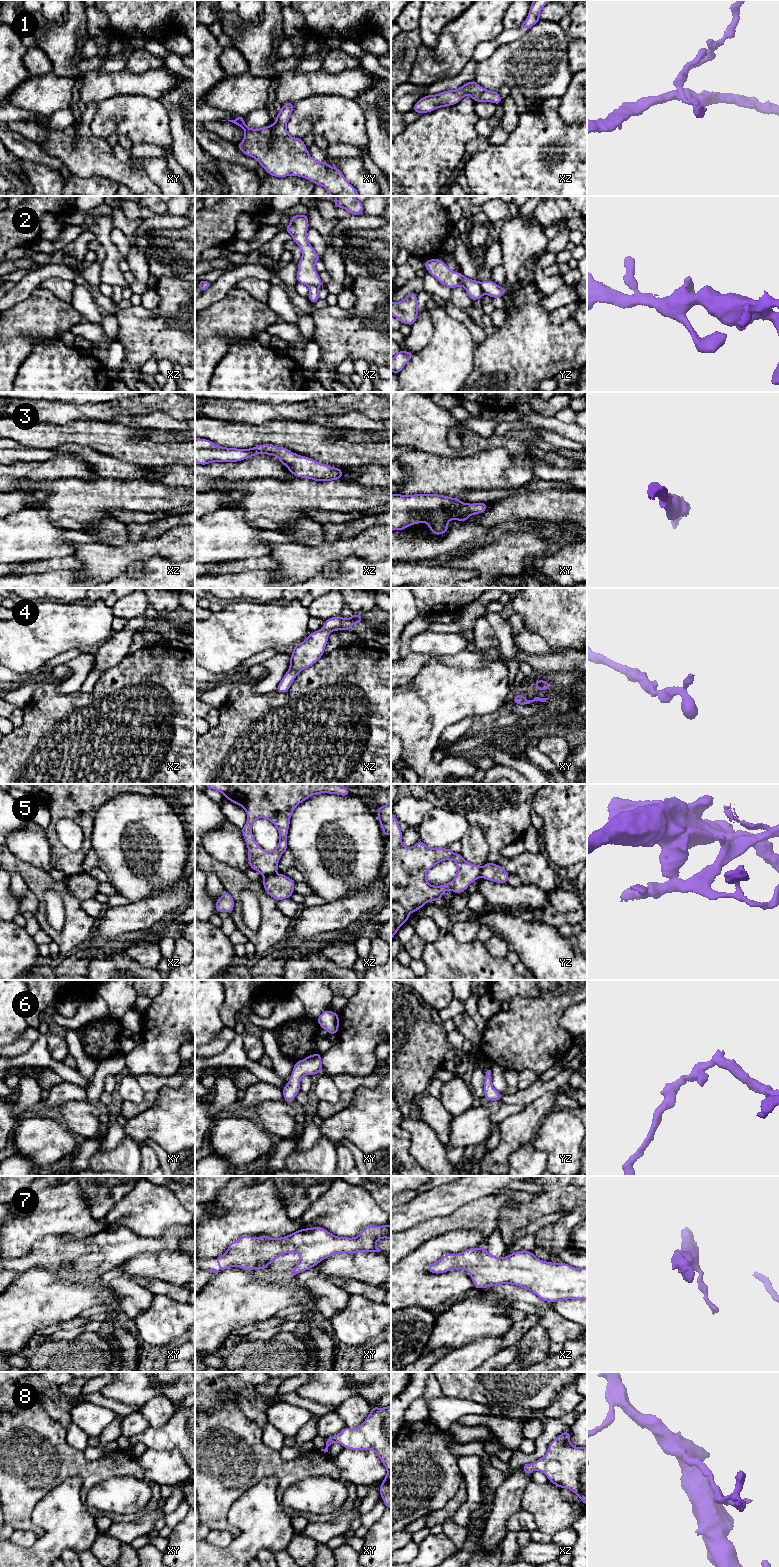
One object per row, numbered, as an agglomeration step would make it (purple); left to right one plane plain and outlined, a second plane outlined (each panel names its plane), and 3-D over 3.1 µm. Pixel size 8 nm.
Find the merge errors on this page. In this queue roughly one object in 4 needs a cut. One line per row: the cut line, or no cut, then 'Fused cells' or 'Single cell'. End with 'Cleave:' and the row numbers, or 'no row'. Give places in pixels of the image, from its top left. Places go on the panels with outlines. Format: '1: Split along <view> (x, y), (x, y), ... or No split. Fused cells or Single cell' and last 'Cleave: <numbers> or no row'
1: No split. Single cell
2: Split along yz (480, 283), (484, 293). Fused cells
3: No split. Single cell
4: No split. Single cell
5: Split along xz (274, 872), (263, 876). Fused cells
6: No split. Single cell
7: No split. Single cell
8: No split. Single cell
Cleave: 2, 5

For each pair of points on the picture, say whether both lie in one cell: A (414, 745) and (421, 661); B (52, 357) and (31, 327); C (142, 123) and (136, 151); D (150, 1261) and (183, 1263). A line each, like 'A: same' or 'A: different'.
A: different
B: different
C: different
D: same

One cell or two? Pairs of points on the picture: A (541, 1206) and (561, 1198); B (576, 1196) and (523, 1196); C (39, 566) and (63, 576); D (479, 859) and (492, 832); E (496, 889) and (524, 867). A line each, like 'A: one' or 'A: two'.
A: one
B: two
C: two
D: two
E: two

